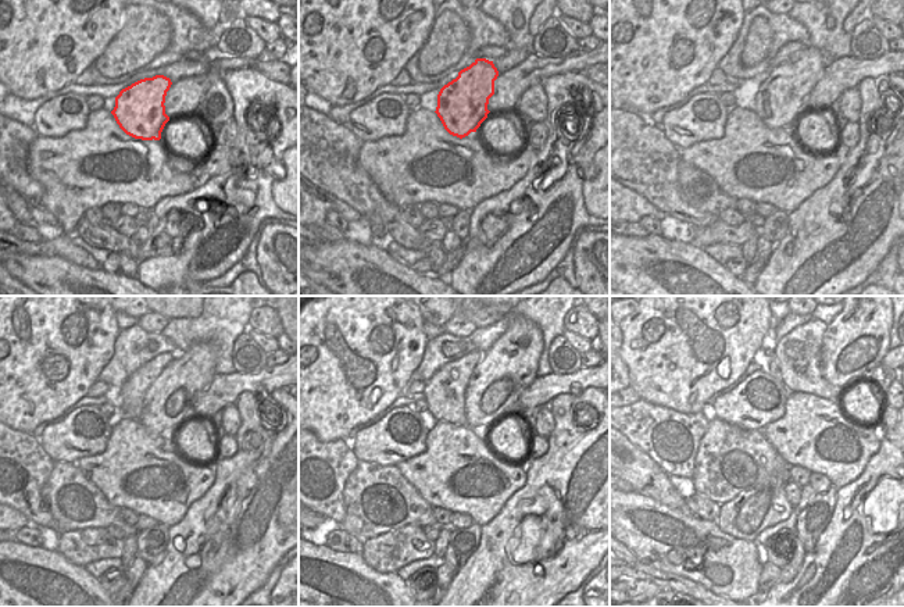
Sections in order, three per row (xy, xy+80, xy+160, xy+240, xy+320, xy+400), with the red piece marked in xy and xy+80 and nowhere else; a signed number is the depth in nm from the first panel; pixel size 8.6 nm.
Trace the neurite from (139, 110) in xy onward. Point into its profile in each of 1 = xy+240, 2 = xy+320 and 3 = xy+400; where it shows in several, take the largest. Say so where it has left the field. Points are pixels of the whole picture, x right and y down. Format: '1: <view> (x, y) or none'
1: xy+240 (170, 399)
2: xy+320 (510, 364)
3: xy+400 (856, 342)

